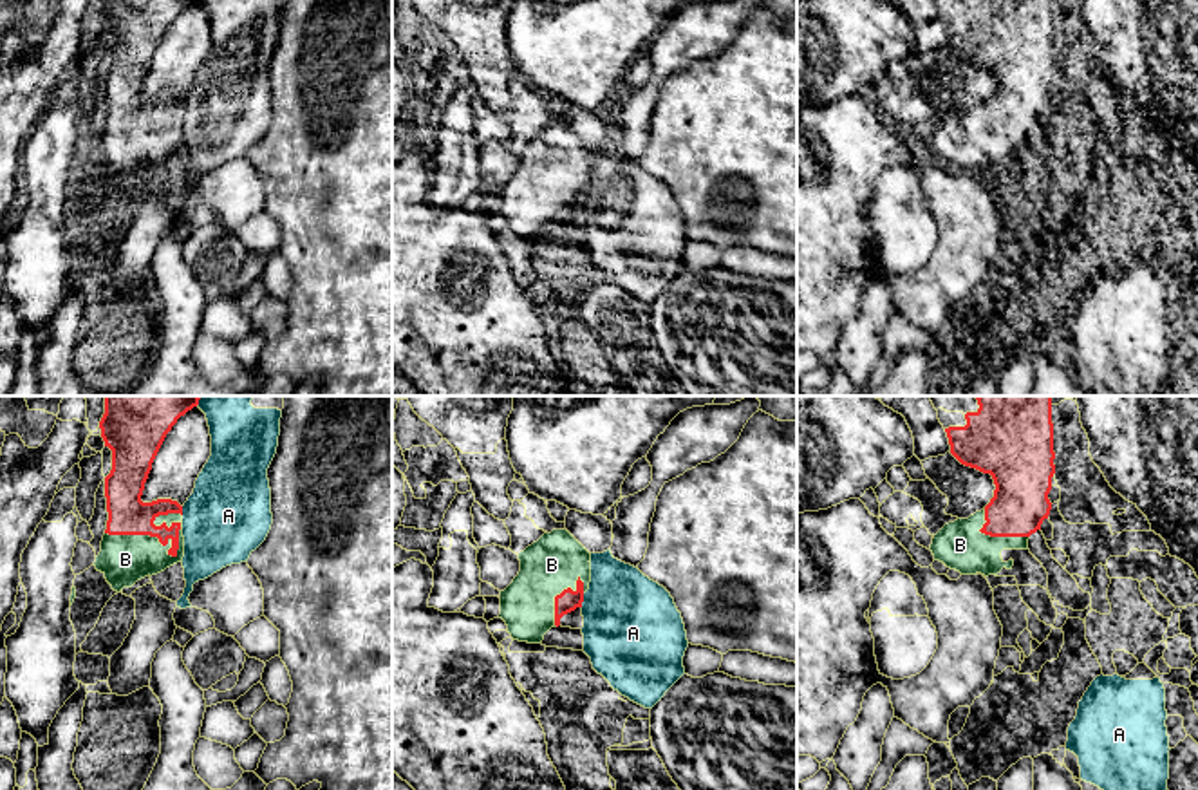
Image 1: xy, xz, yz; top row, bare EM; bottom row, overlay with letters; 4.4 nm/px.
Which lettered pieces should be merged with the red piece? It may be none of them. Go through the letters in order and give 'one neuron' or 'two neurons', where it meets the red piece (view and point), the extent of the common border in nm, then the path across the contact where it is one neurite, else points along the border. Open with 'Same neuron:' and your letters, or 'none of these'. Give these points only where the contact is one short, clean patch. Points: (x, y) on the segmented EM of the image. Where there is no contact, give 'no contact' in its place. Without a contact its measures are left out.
Same neuron: B
A: two neurons | xz (582, 601) | 70 nm
B: one neuron | xy (176, 552) | 360 nm

